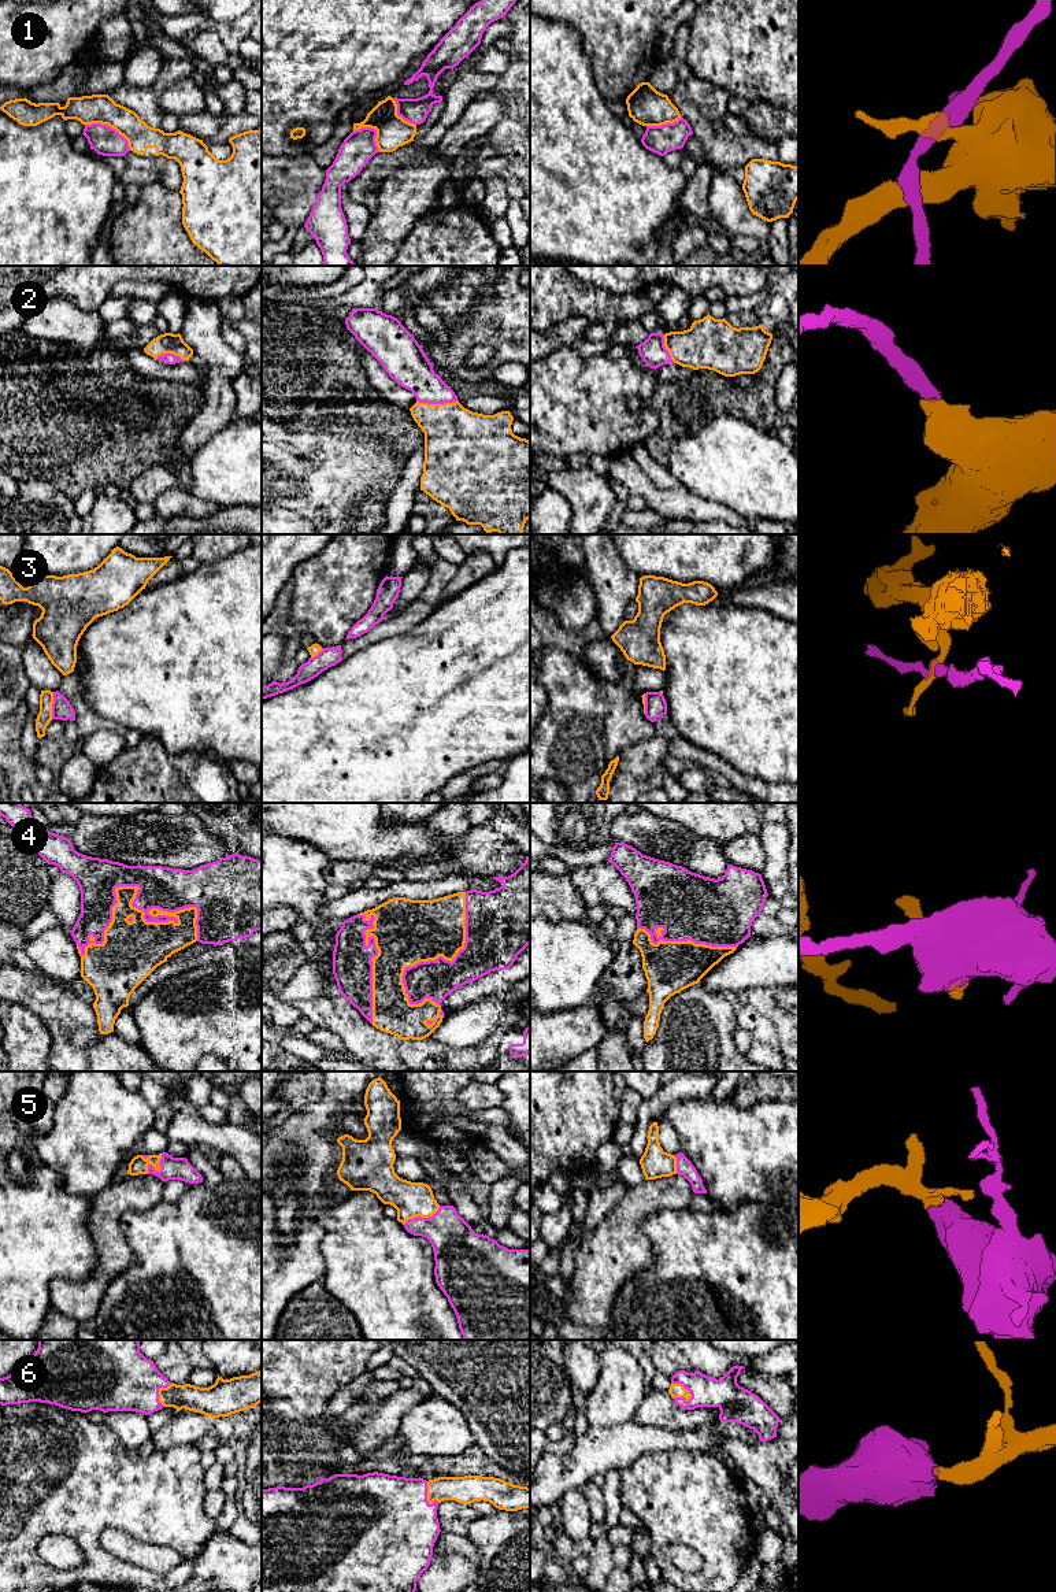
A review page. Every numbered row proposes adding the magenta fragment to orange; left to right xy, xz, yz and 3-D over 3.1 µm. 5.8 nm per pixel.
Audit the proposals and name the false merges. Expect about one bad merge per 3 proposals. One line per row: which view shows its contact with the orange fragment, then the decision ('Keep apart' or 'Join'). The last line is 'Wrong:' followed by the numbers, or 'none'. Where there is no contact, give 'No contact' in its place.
1: Touches orange in xy. Keep apart
2: Touches orange in xz. Join
3: Touches orange in xy. Keep apart
4: Touches orange in xy. Join
5: Touches orange in xy. Join
6: Touches orange in yz. Join
Wrong: 1, 3

